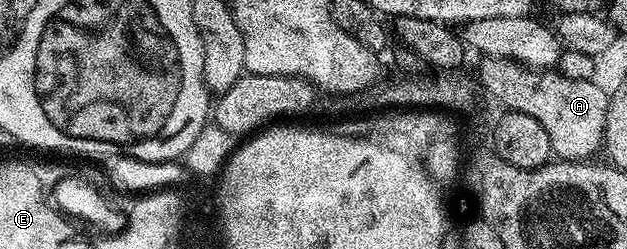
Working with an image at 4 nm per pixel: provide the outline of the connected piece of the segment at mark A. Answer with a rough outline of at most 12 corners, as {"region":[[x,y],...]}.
{"region":[[483,58],[482,83],[548,133],[562,161],[601,152],[610,95],[593,78]]}

